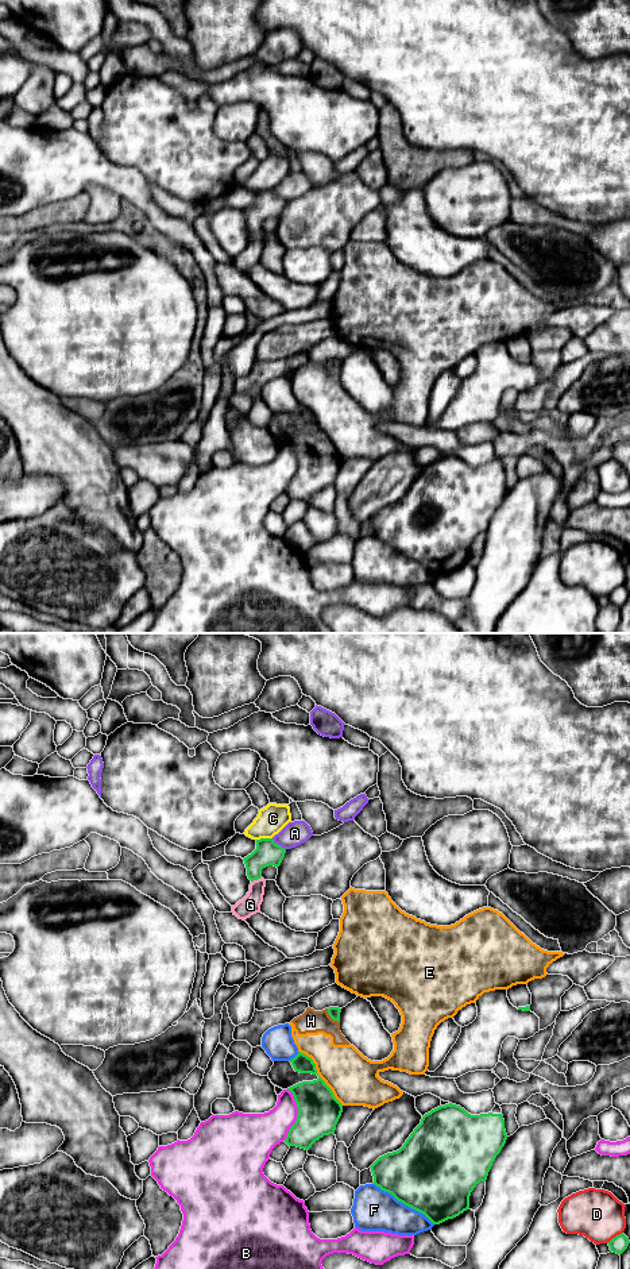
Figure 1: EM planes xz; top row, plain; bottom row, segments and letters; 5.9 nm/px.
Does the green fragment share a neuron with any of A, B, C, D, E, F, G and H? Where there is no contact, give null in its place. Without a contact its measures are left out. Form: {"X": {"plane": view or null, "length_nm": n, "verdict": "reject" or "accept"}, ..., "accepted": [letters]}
{"A": {"plane": "xz", "length_nm": 110, "verdict": "reject"}, "B": {"plane": "xz", "length_nm": 320, "verdict": "reject"}, "C": {"plane": "xz", "length_nm": 100, "verdict": "reject"}, "D": {"plane": "xz", "length_nm": 120, "verdict": "reject"}, "E": {"plane": "xz", "length_nm": 420, "verdict": "reject"}, "F": {"plane": "xz", "length_nm": 440, "verdict": "reject"}, "G": {"plane": "xz", "length_nm": 70, "verdict": "reject"}, "H": {"plane": "xz", "length_nm": 120, "verdict": "reject"}, "accepted": []}

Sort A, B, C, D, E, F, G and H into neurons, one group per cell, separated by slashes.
A / B / C / D / E H / F / G

